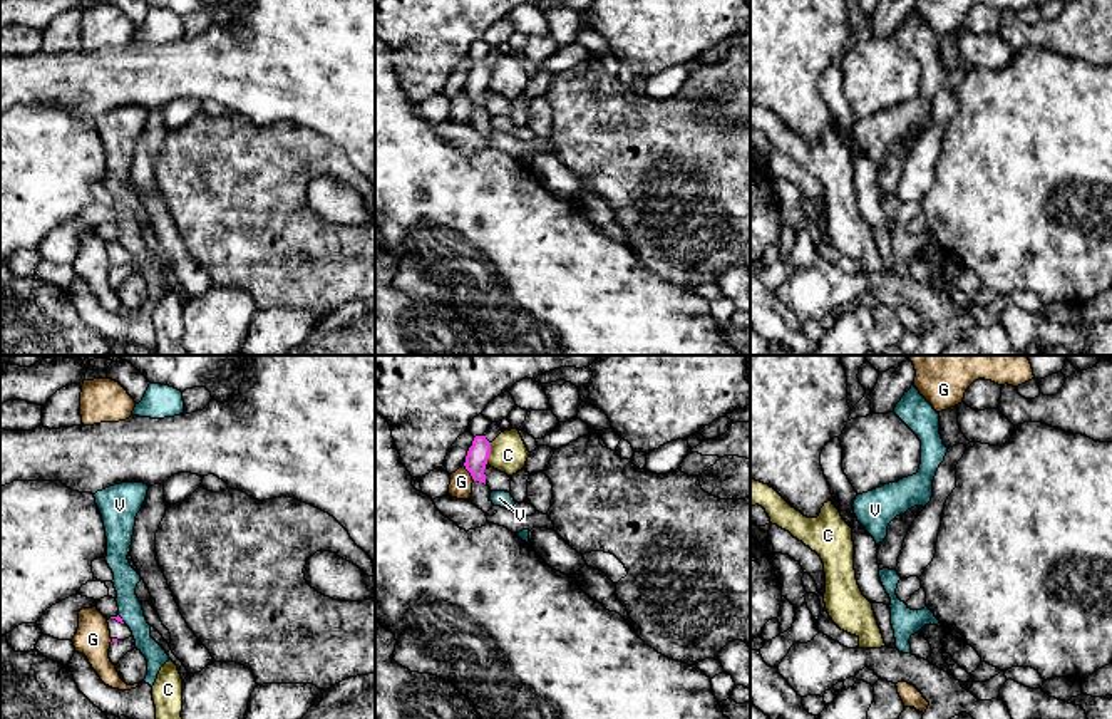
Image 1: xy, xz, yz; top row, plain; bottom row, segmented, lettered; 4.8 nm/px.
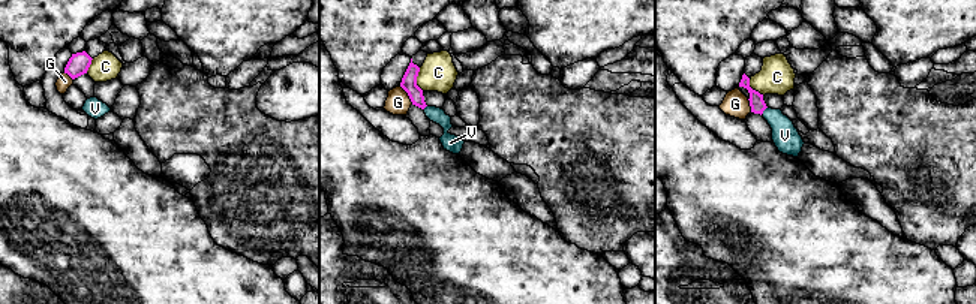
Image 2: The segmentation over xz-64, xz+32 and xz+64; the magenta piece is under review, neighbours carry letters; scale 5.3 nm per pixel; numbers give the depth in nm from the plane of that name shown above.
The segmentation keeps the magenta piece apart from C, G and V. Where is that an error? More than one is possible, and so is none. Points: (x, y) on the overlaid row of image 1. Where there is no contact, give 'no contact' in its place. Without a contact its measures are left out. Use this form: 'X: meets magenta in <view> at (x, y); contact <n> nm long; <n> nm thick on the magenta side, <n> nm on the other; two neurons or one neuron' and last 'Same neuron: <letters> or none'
C: meets magenta in xz at (489, 453); contact 110 nm long; 110 nm thick on the magenta side, 180 nm on the other; two neurons
G: meets magenta in xz at (469, 471); contact 90 nm long; 110 nm thick on the magenta side, 110 nm on the other; two neurons
V: meets magenta in xy at (121, 619); contact 50 nm long; 20 nm thick on the magenta side, 120 nm on the other; two neurons
Same neuron: none

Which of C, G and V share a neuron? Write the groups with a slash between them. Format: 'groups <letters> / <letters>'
groups C / G / V

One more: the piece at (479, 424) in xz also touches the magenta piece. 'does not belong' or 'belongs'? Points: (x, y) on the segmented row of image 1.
does not belong

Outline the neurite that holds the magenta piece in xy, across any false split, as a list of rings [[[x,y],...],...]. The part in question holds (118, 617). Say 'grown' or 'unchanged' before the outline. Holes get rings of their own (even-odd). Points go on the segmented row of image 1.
grown; [[[119,615],[111,617],[107,620],[107,623],[109,623],[112,642],[126,640],[126,639],[129,639],[132,635],[131,628],[122,622],[122,618]]]

